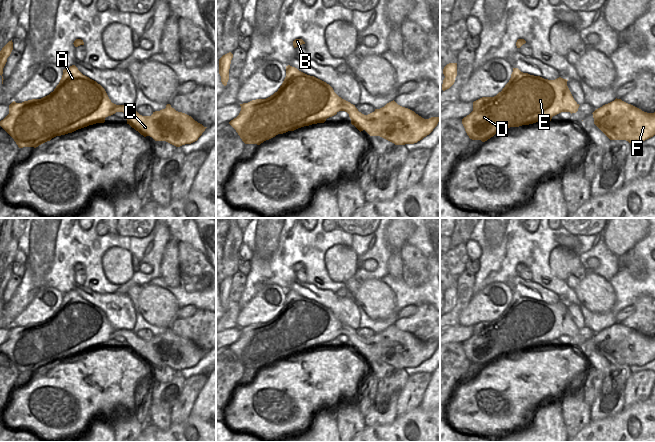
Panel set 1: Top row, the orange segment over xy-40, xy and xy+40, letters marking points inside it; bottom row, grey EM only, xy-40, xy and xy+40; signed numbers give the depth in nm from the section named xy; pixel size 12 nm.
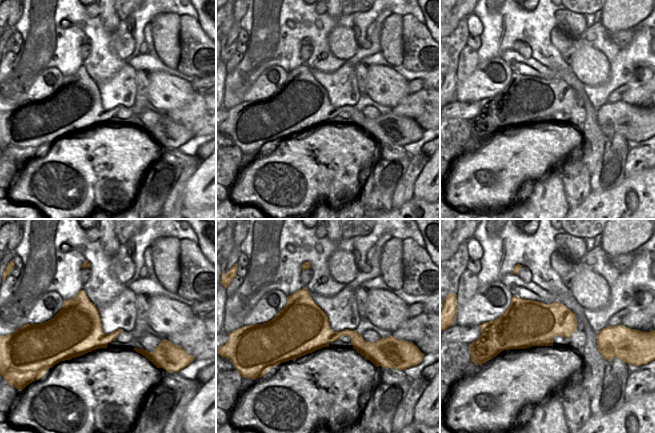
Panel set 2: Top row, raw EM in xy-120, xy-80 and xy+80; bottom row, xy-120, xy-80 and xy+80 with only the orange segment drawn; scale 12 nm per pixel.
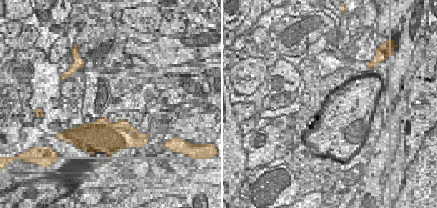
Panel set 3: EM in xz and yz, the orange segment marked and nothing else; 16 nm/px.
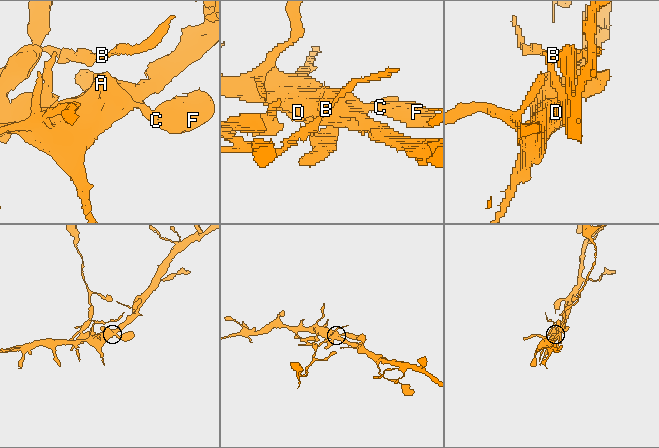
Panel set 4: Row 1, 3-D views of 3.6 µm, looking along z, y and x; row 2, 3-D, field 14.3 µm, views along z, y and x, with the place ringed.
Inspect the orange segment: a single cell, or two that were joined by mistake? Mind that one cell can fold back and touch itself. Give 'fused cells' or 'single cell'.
single cell

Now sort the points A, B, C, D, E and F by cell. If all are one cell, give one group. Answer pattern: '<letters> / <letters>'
A B C D E F

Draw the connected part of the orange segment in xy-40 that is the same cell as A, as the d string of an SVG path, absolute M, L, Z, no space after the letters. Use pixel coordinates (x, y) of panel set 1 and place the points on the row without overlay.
M75 289L63 294L59 308L49 319L22 327L13 325L9 329L9 338L0 345L0 350L14 363L19 372L36 372L56 360L72 357L96 347L104 347L106 341L116 336L123 336L127 348L144 361L150 360L155 365L166 365L176 371L197 365L207 352L191 340L176 335L170 328L167 328L165 333L153 336L151 340L142 340L128 329L116 329L111 326L100 308L83 299Z

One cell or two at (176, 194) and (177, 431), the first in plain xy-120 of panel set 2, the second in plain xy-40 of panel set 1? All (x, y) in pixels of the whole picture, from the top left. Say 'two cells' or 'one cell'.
two cells

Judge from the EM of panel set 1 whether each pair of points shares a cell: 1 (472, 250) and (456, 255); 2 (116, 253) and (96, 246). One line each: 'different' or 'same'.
1: different
2: different

